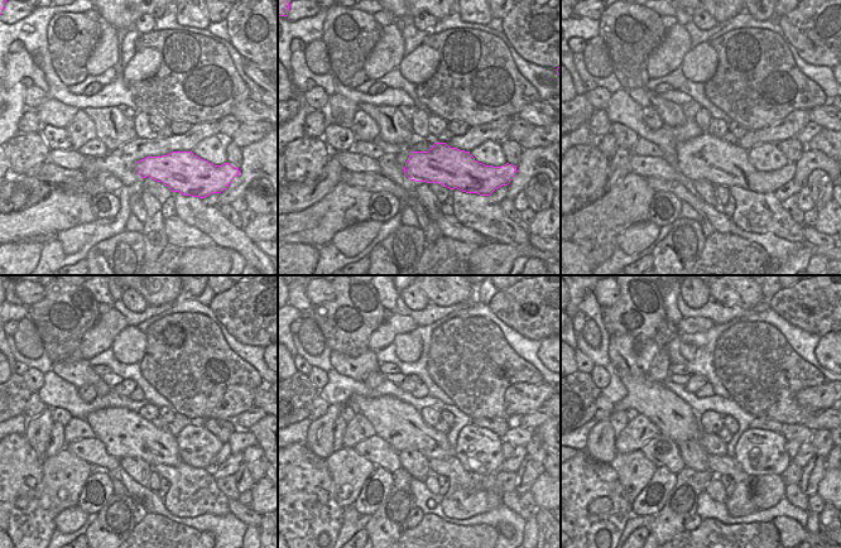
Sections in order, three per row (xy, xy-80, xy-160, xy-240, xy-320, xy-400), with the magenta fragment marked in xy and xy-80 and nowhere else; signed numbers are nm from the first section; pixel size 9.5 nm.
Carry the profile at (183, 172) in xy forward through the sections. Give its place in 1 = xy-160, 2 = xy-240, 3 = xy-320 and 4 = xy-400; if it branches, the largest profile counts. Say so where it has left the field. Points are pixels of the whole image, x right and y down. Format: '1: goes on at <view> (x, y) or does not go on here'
1: goes on at xy-160 (706, 157)
2: goes on at xy-240 (125, 433)
3: goes on at xy-320 (398, 423)
4: goes on at xy-400 (673, 417)

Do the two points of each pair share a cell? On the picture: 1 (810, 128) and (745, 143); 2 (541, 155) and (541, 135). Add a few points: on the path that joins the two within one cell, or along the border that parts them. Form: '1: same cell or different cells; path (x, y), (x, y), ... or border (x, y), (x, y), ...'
1: different cells; border (808, 120), (796, 136)
2: different cells; border (547, 145), (524, 150)

